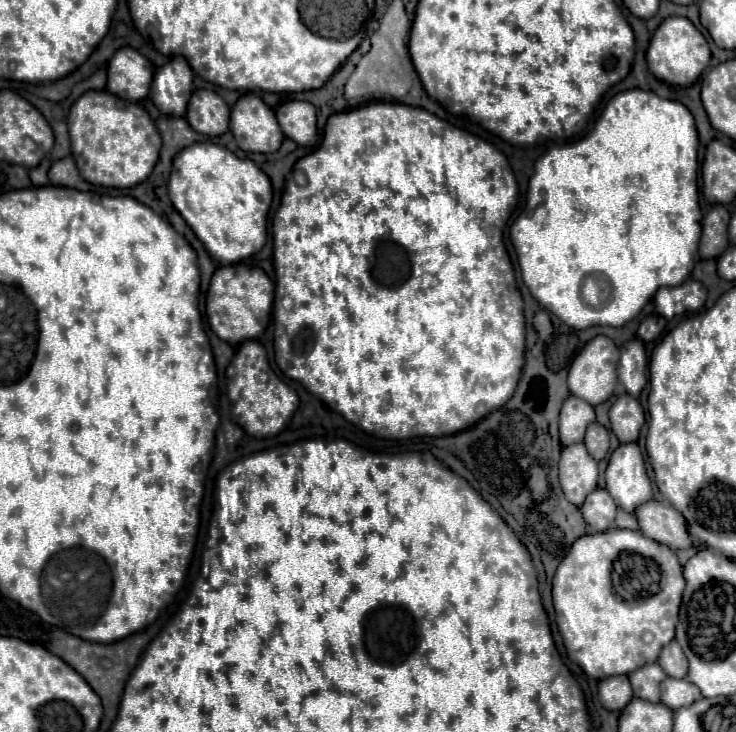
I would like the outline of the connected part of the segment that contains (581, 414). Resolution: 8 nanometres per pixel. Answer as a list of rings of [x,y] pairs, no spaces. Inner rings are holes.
[[[568,396],[560,410],[560,442],[574,444],[584,440],[586,426],[596,420],[594,408],[576,396]]]

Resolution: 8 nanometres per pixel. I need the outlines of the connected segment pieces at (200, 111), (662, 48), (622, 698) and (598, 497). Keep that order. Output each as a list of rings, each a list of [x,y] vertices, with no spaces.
[[[206,88],[192,92],[186,120],[196,132],[208,136],[224,134],[228,130],[228,116],[230,116],[230,108],[216,92]]]
[[[670,16],[666,18],[654,32],[648,50],[646,50],[646,62],[648,70],[668,84],[676,86],[690,86],[698,80],[698,76],[704,72],[704,68],[710,62],[710,48],[702,32],[684,16]]]
[[[610,676],[610,678],[600,680],[598,696],[604,708],[618,712],[632,698],[632,686],[626,676]]]
[[[596,488],[594,492],[590,492],[584,500],[584,504],[580,506],[580,512],[586,520],[586,524],[594,530],[594,532],[604,532],[612,526],[614,516],[616,516],[616,504],[612,500],[612,496],[604,490],[604,488]]]

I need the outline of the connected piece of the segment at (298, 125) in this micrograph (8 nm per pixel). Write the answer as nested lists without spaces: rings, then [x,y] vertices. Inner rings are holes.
[[[290,100],[276,108],[282,132],[300,146],[310,146],[316,140],[316,110],[310,102]]]

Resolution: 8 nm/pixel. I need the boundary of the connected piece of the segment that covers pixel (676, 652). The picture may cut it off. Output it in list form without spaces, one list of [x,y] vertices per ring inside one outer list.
[[[672,640],[668,646],[662,648],[662,652],[658,656],[658,664],[672,678],[684,678],[688,672],[688,660],[676,640]]]

